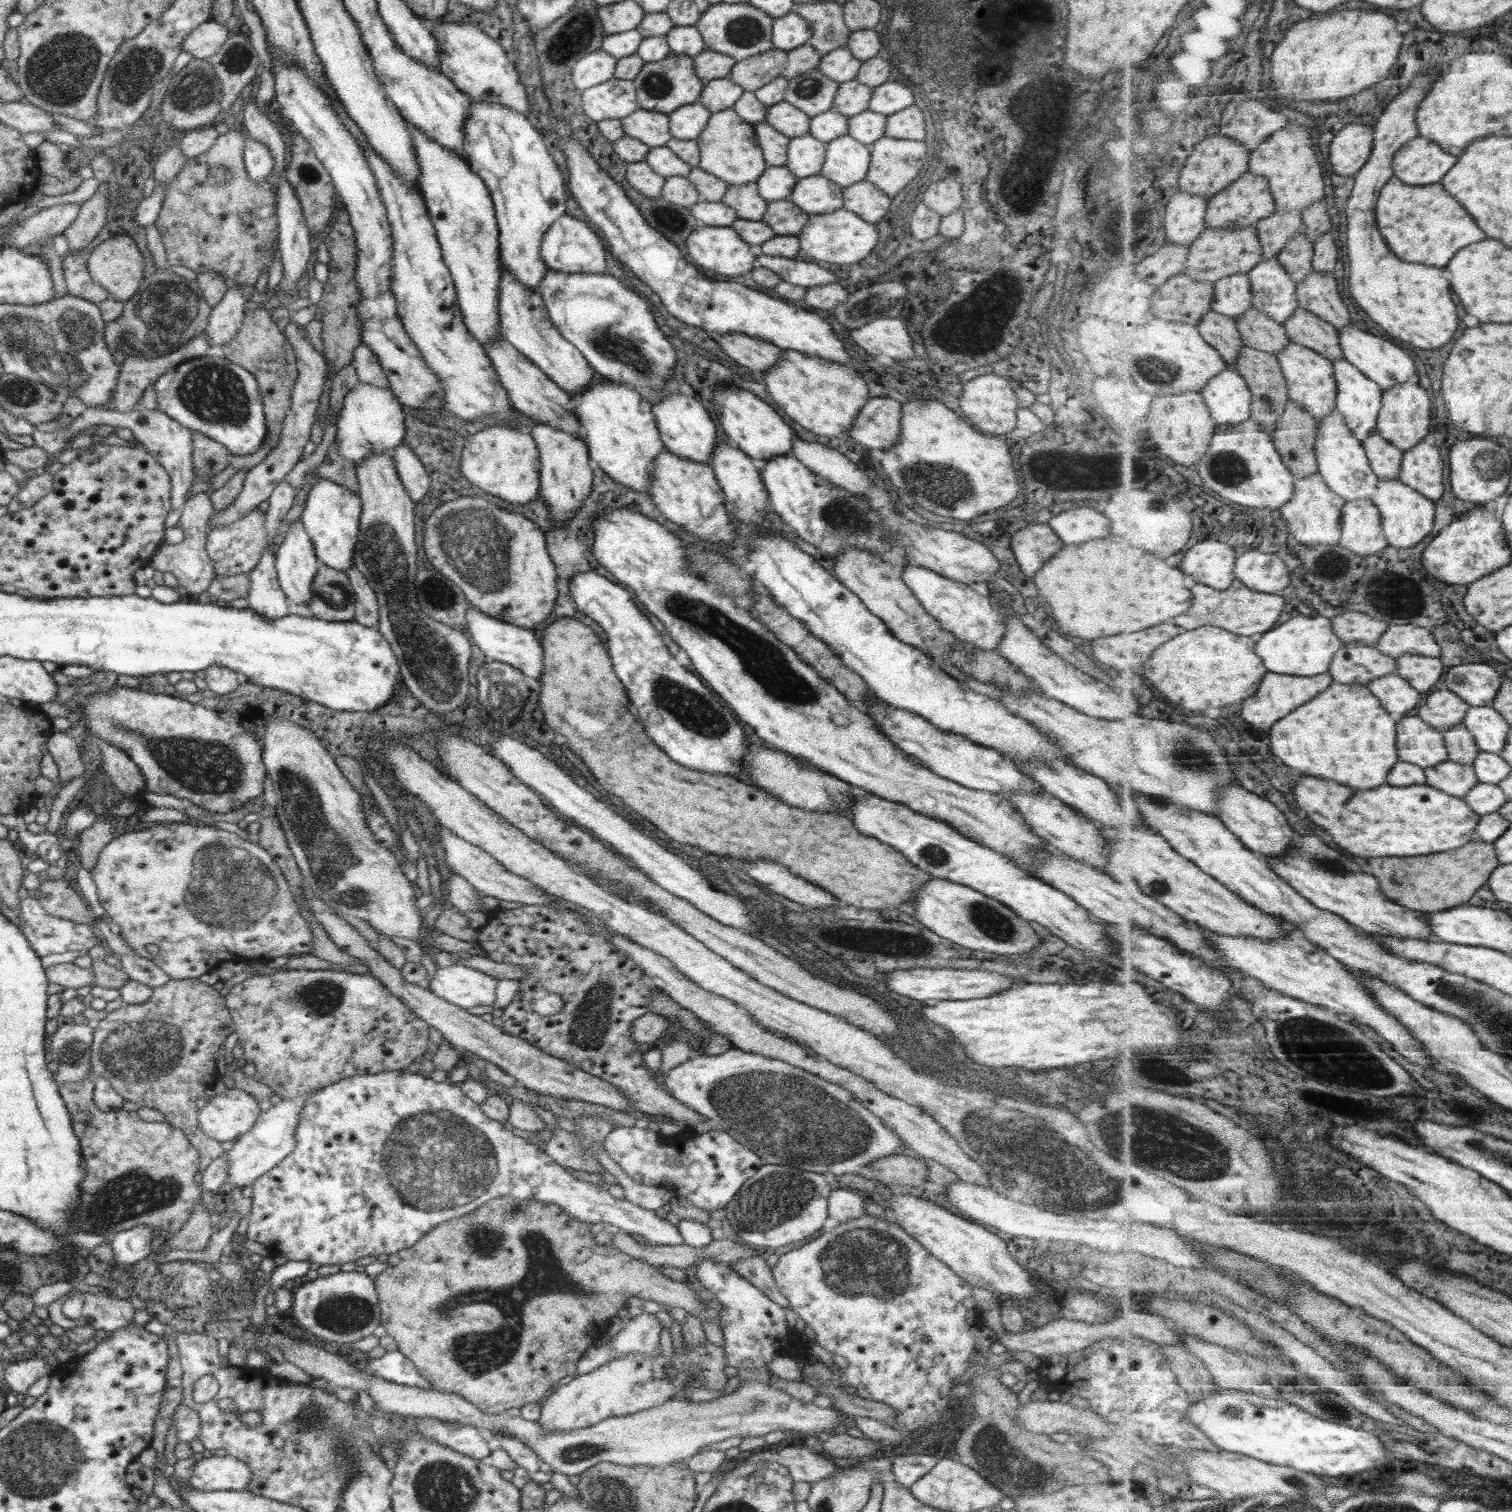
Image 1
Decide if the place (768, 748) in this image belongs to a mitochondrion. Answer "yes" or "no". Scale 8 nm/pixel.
no

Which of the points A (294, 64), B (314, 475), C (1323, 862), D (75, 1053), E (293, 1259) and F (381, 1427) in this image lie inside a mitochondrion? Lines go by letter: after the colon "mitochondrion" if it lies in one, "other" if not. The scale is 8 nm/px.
A: other
B: other
C: mitochondrion
D: mitochondrion
E: other
F: mitochondrion

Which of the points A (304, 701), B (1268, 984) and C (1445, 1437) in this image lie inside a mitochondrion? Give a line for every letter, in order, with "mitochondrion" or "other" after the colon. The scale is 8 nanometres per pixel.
A: other
B: other
C: other

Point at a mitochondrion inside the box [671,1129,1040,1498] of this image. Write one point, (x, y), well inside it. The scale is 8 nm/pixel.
(867, 1263)

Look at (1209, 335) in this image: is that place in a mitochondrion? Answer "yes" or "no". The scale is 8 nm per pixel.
no

